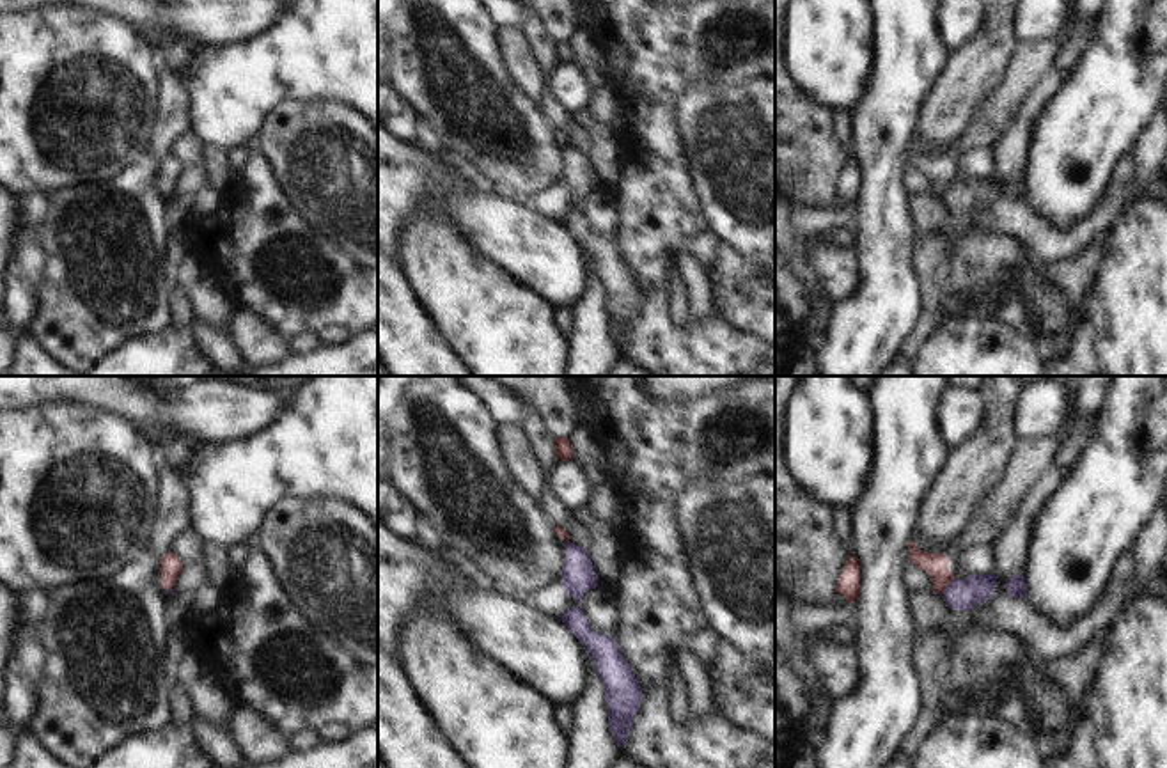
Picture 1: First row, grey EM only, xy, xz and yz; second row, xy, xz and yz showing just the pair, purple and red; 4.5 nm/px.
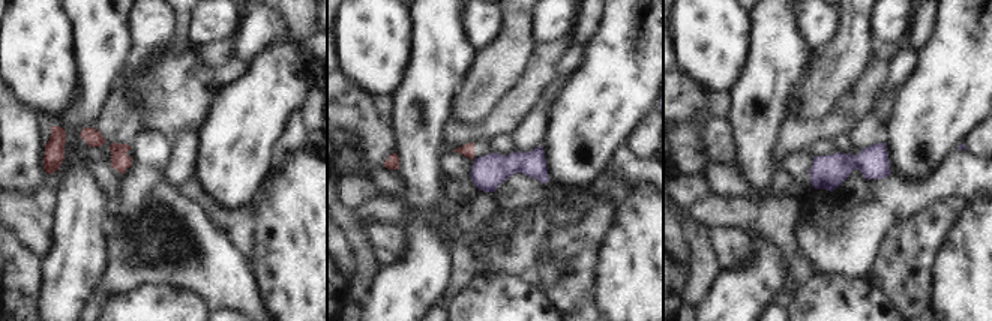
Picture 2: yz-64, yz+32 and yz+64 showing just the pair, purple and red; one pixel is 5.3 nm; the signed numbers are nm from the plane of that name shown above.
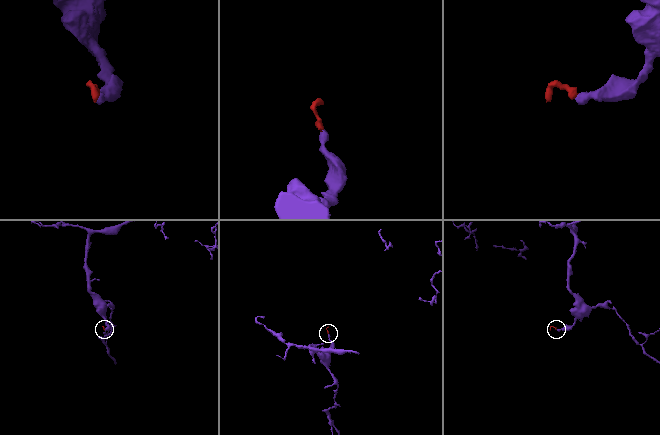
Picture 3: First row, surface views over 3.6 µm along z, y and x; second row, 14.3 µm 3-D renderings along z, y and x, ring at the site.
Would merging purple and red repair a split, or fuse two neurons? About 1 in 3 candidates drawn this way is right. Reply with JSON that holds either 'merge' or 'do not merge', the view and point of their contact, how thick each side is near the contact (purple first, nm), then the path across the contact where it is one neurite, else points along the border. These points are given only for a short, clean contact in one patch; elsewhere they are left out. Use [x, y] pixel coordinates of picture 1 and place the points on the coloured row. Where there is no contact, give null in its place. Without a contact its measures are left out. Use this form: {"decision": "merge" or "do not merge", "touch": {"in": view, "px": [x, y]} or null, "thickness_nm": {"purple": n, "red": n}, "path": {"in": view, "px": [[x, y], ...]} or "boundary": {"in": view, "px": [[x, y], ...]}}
{"decision": "do not merge", "touch": {"in": "yz", "px": [947, 586]}, "thickness_nm": {"purple": 140, "red": 110}, "boundary": {"in": "yz", "px": [[953, 577], [940, 593]]}}

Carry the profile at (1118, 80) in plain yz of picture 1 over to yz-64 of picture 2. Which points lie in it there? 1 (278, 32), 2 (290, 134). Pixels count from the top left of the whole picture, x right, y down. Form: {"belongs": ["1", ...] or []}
{"belongs": []}

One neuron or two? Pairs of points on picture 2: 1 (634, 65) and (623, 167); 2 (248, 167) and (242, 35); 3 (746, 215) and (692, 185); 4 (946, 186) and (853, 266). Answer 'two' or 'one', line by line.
1: two
2: two
3: two
4: one

